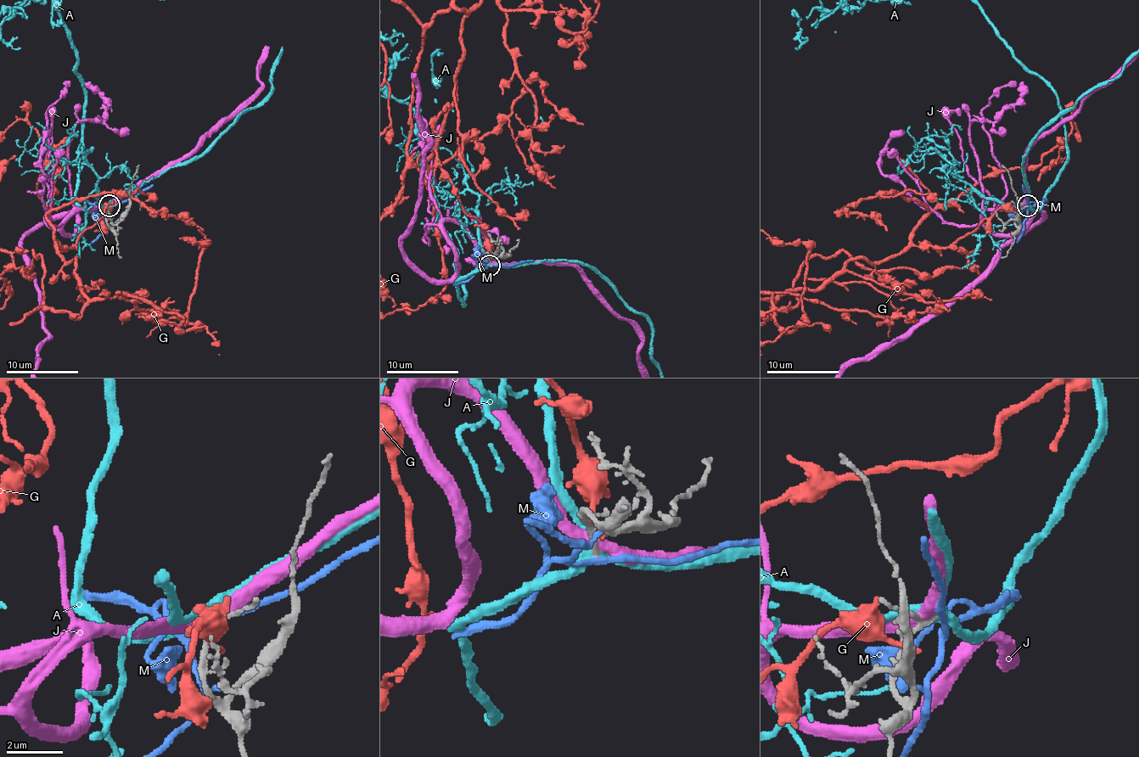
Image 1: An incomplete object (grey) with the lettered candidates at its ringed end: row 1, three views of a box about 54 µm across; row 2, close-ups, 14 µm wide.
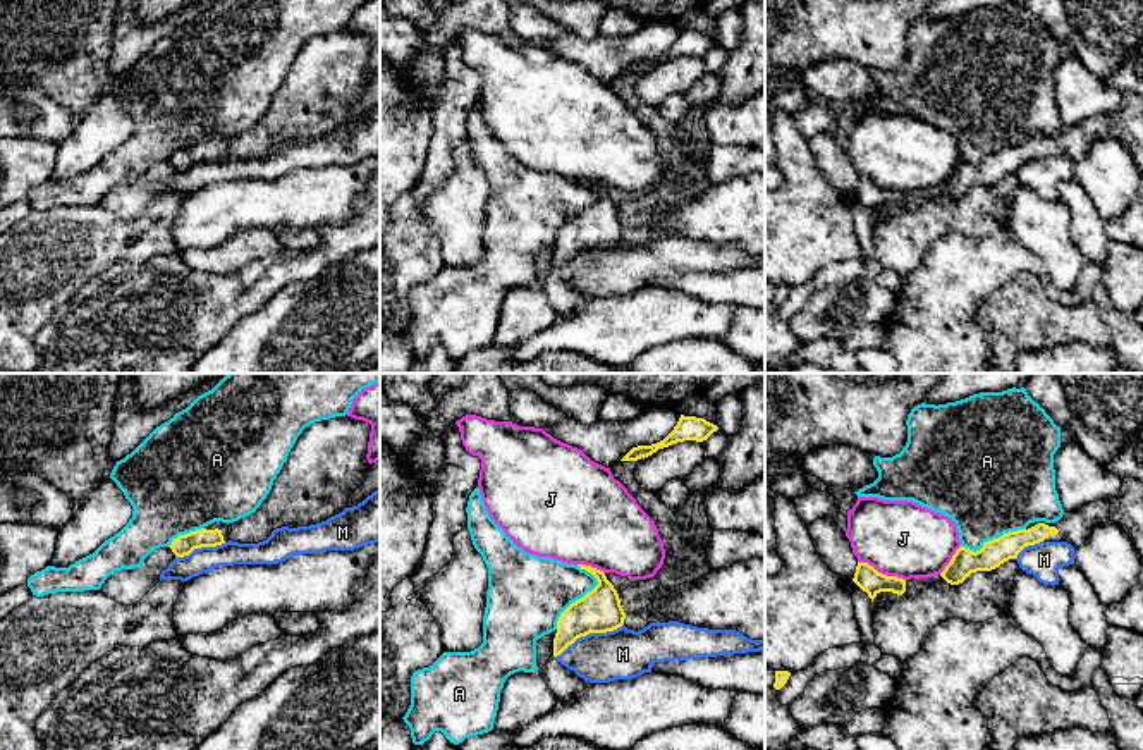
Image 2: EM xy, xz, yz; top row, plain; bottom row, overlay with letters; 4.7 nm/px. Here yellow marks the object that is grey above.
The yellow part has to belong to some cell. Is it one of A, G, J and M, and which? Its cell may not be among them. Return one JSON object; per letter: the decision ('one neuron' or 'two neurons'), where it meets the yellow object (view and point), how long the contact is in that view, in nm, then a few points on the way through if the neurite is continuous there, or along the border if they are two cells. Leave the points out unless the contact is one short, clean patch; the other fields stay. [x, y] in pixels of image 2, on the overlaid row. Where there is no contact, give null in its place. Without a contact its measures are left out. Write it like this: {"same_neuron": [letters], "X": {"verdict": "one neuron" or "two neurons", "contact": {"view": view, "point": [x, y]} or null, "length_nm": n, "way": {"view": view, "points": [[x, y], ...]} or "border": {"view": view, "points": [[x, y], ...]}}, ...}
{"same_neuron": [], "A": {"verdict": "two neurons", "contact": {"view": "xz", "point": [585, 596]}, "length_nm": 320}, "G": {"verdict": "two neurons", "contact": null}, "J": {"verdict": "two neurons", "contact": {"view": "yz", "point": [880, 573]}, "length_nm": 240}, "M": {"verdict": "two neurons", "contact": {"view": "xz", "point": [588, 633]}, "length_nm": 360, "border": {"view": "xz", "points": [[623, 623], [612, 630], [590, 632], [578, 637], [556, 657]]}}}

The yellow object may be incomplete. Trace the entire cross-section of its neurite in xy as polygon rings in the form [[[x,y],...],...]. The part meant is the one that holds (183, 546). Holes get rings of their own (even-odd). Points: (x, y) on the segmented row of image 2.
[[[215,521],[201,530],[179,535],[168,545],[177,557],[189,556],[194,549],[217,547],[229,542],[229,525]]]

